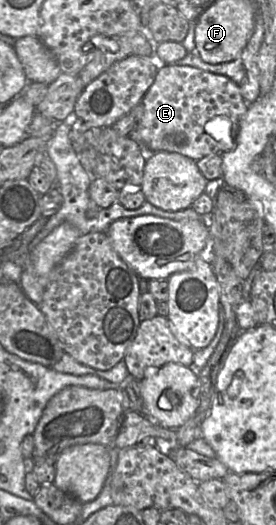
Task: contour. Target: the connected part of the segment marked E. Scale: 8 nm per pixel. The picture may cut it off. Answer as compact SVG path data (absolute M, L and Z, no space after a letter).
M175 63L159 64L155 80L144 95L142 104L143 116L129 137L133 138L140 147L143 145L152 152L176 152L195 161L209 154L223 154L234 149L240 120L249 106L237 84L229 77Z

